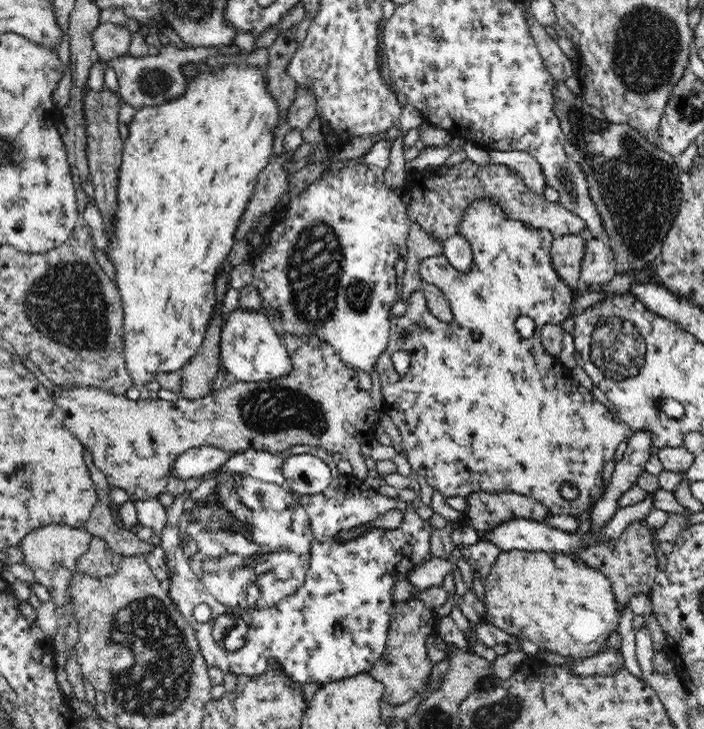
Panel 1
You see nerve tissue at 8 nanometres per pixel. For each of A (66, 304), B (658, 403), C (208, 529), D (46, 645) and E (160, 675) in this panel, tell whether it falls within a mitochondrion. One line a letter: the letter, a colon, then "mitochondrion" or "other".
A: mitochondrion
B: other
C: mitochondrion
D: other
E: mitochondrion

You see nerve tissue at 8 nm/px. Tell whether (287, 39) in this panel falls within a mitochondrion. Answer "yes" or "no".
no

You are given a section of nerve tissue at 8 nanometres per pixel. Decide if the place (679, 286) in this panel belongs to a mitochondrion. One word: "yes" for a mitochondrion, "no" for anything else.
no

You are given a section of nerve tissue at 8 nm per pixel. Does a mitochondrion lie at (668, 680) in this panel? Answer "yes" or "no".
no

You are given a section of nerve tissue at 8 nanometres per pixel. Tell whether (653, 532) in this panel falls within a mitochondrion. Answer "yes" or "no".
no

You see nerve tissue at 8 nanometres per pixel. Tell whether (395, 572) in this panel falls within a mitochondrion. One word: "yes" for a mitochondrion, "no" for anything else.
no

